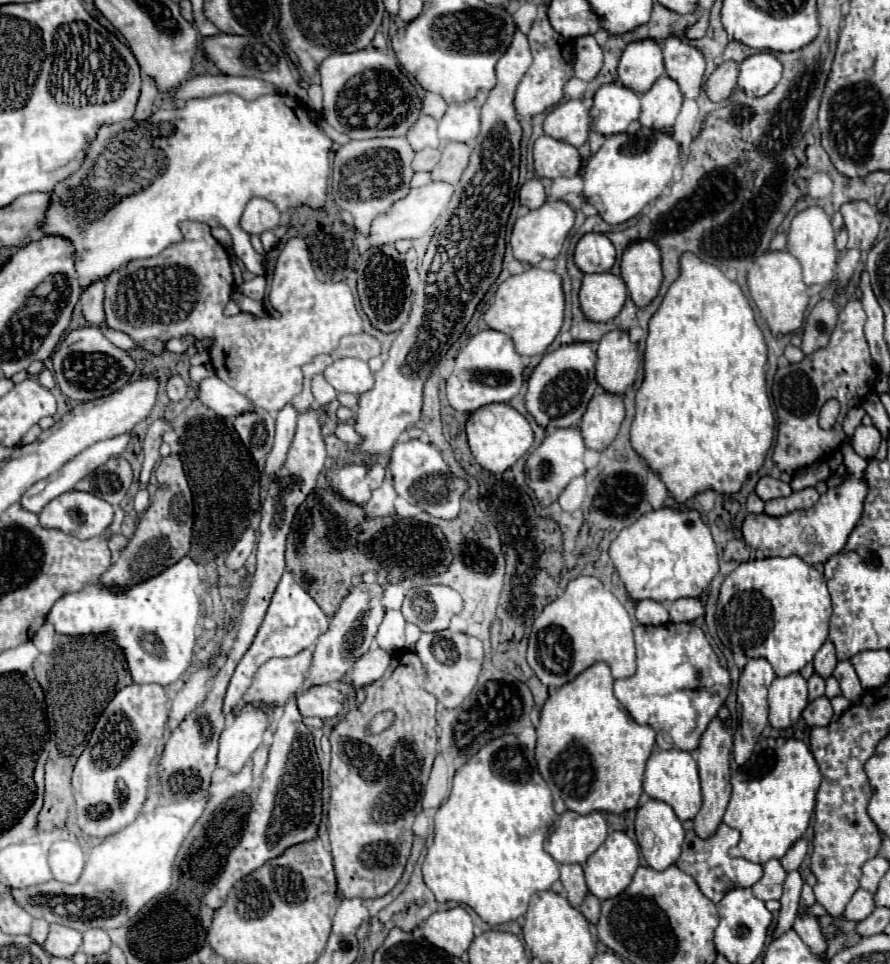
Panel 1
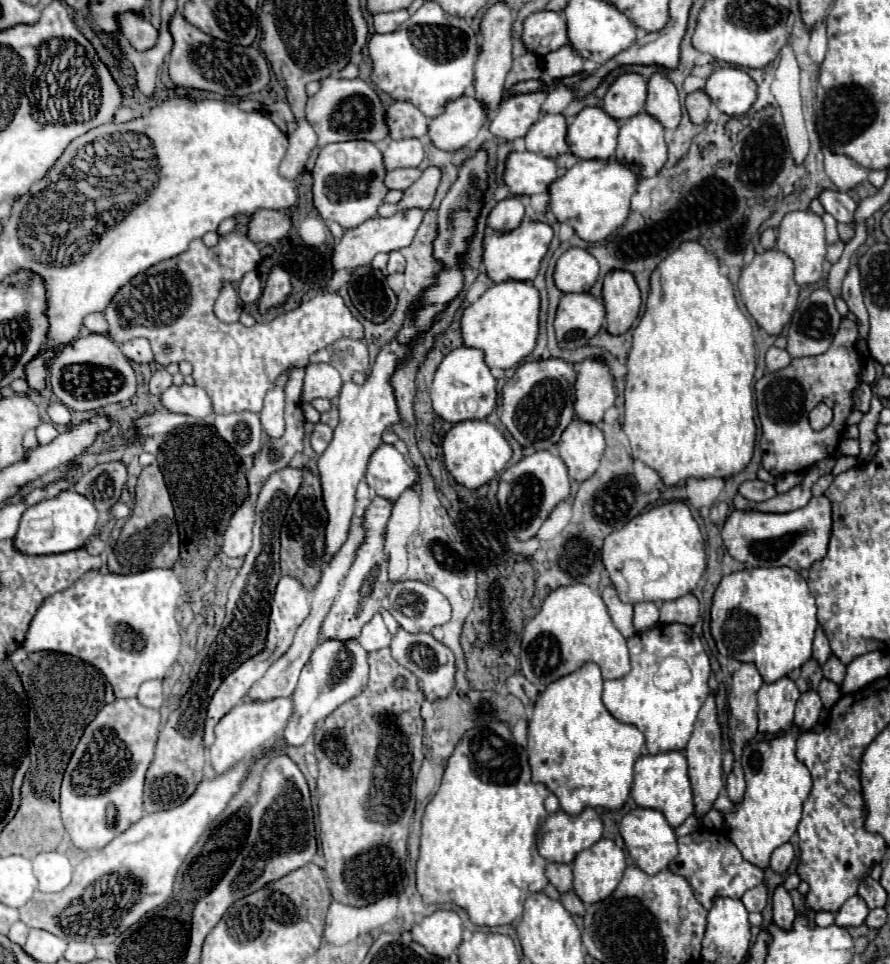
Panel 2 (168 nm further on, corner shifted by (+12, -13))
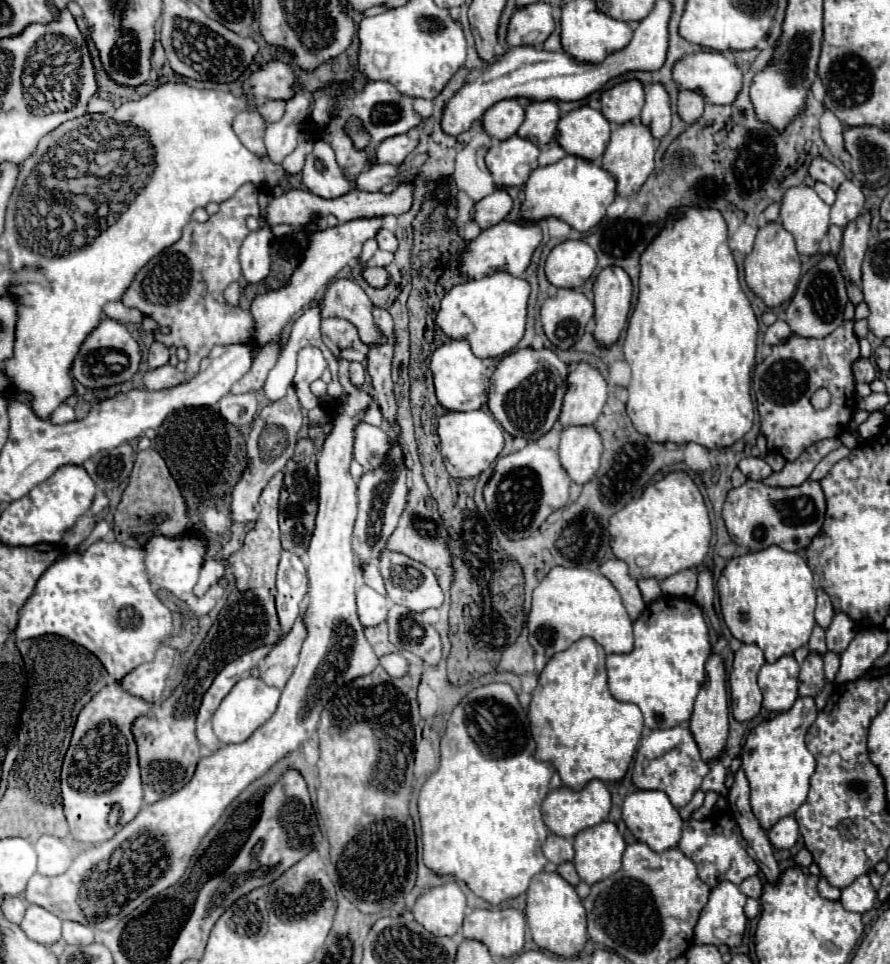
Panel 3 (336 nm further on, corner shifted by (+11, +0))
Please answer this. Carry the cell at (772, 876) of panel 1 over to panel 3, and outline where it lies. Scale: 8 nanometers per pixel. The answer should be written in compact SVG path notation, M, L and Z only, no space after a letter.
M753 876L753 878L743 880L741 886L739 886L739 890L741 890L745 896L749 896L749 898L759 898L761 892L763 892L763 884L761 884L761 880L759 880L757 876Z

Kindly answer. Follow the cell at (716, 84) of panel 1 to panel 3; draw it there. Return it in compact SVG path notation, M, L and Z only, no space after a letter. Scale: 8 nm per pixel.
M679 90L677 112L679 112L679 118L681 118L685 124L693 124L697 118L701 118L703 106L705 106L705 100L703 100L703 96L701 96L699 92Z

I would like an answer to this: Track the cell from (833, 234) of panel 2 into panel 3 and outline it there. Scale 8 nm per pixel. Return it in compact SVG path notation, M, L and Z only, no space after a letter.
M815 182L815 192L819 194L819 198L823 200L823 202L827 202L829 206L835 202L835 190L831 188L831 186L827 186L827 184L823 184L823 182Z

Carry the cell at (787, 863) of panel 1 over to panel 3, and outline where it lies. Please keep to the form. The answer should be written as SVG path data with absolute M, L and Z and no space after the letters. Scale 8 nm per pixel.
M793 816L781 818L771 830L769 830L769 840L777 848L791 848L799 838L799 826Z

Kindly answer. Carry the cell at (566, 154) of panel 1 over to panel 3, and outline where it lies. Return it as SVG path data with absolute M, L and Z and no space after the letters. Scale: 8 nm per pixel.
M511 136L509 140L493 144L485 154L485 164L499 188L523 186L537 164L539 148L529 140Z

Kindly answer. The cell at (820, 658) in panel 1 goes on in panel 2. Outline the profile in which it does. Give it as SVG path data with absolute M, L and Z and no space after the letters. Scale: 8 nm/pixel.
M818 627L816 631L816 637L814 637L814 647L812 647L812 659L816 659L820 665L824 665L830 657L830 645L828 645L828 639L824 635L824 631Z

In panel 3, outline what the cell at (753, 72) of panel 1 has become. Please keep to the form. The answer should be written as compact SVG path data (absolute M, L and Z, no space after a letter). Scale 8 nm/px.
M705 50L681 58L681 62L673 66L673 80L679 88L703 94L707 104L733 104L741 90L741 70L737 70L723 54Z

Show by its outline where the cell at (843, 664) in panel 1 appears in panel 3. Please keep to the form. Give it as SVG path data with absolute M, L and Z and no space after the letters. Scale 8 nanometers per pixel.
M835 612L833 622L827 628L827 648L841 654L855 638L855 634L857 634L857 624L845 612Z

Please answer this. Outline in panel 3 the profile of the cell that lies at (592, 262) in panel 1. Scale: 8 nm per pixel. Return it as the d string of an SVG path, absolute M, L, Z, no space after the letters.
M565 240L557 244L545 262L545 276L557 288L581 288L593 274L597 256L583 240Z

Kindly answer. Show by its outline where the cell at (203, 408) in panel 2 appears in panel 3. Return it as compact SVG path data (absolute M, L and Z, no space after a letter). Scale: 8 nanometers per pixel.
M171 364L159 366L157 370L147 370L143 376L143 384L147 390L165 390L181 384L183 380L185 380L185 374L173 368Z

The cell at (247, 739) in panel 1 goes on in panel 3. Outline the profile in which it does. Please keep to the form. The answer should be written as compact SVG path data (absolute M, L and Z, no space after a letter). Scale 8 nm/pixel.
M255 676L241 678L241 682L237 682L237 686L233 686L233 690L229 692L229 698L221 702L221 706L217 708L217 714L213 714L213 732L217 734L221 744L245 742L261 724L265 724L273 716L273 712L277 710L279 696L281 692L261 682L261 678L255 678Z

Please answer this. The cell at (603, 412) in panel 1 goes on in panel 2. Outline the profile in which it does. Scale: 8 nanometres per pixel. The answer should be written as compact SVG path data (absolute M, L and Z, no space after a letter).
M574 419L558 443L558 453L568 467L570 479L580 483L598 469L604 453L604 433L592 423Z

